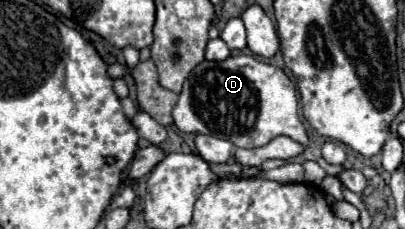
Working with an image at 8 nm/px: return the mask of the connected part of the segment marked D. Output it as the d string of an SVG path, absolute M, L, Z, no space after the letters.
M232 55L224 61L204 61L186 79L172 111L174 125L184 133L204 133L228 139L236 147L262 147L278 135L308 145L306 129L298 119L298 99L288 75L252 55Z

